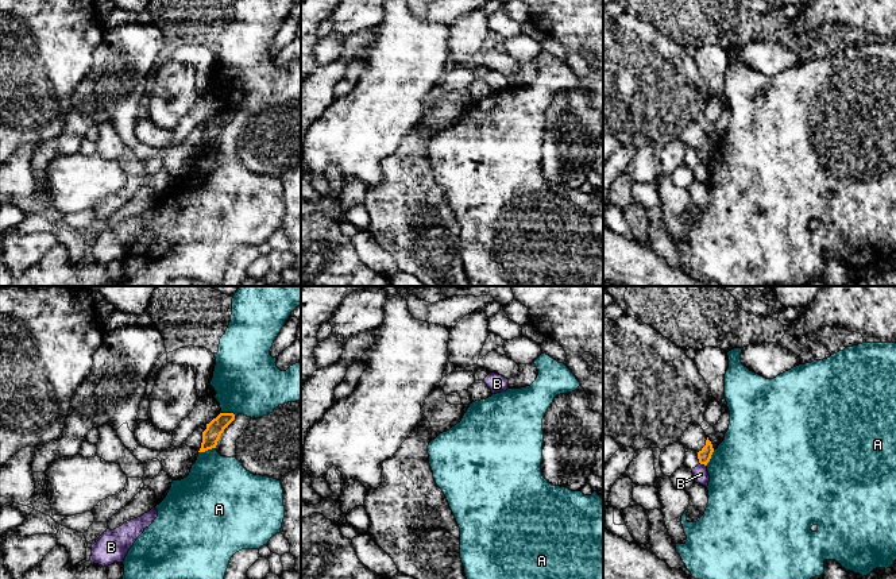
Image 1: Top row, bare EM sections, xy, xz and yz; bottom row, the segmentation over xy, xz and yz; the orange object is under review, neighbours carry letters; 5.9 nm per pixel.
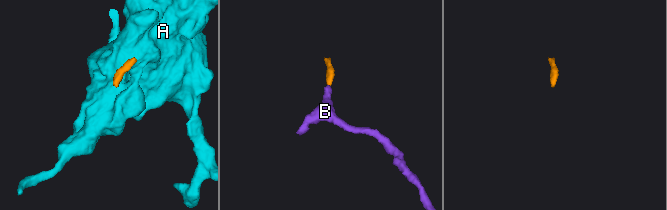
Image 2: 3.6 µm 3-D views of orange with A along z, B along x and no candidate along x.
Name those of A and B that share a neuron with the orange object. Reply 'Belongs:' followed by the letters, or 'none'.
Belongs: none

